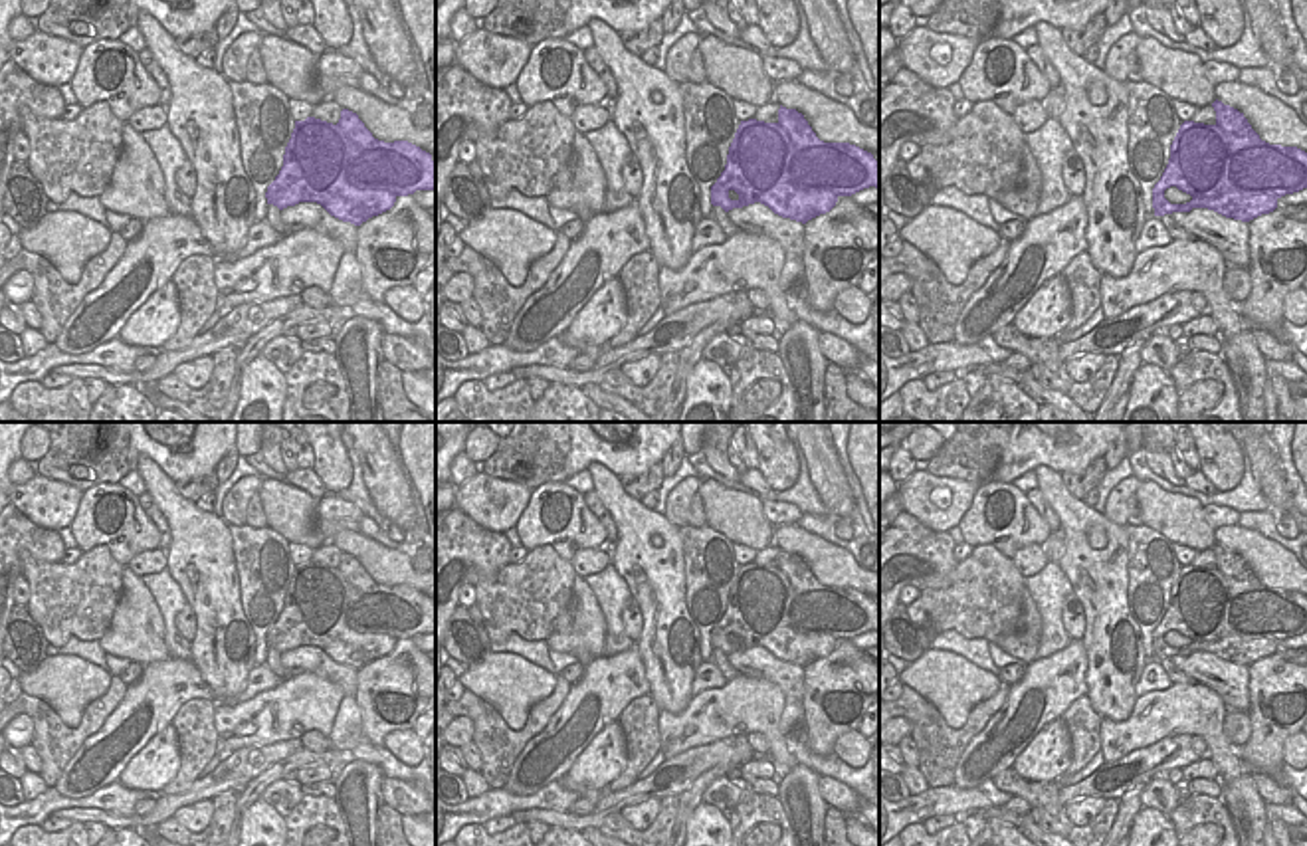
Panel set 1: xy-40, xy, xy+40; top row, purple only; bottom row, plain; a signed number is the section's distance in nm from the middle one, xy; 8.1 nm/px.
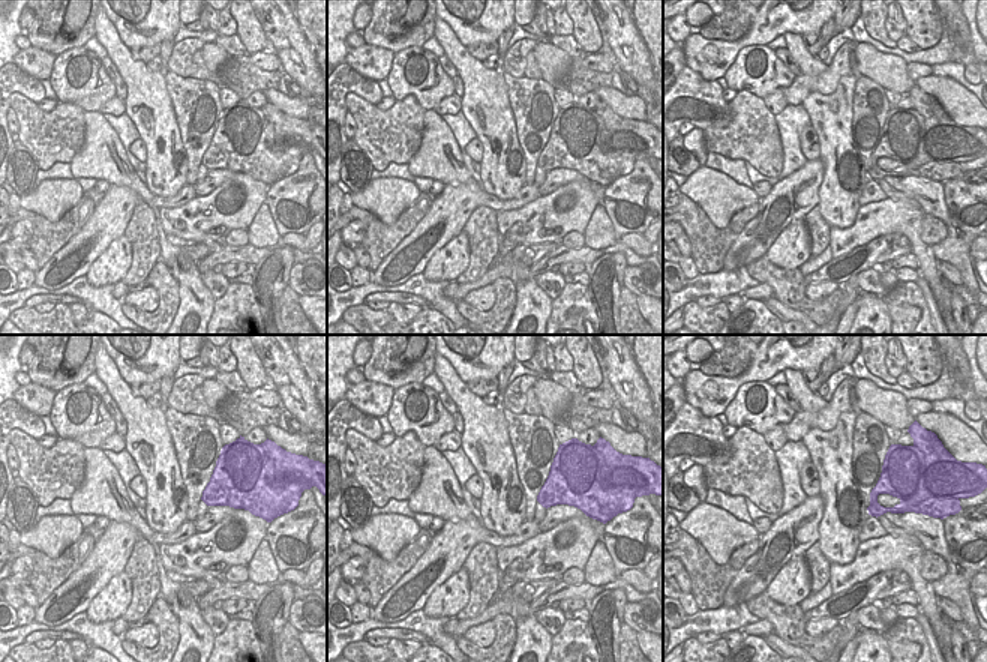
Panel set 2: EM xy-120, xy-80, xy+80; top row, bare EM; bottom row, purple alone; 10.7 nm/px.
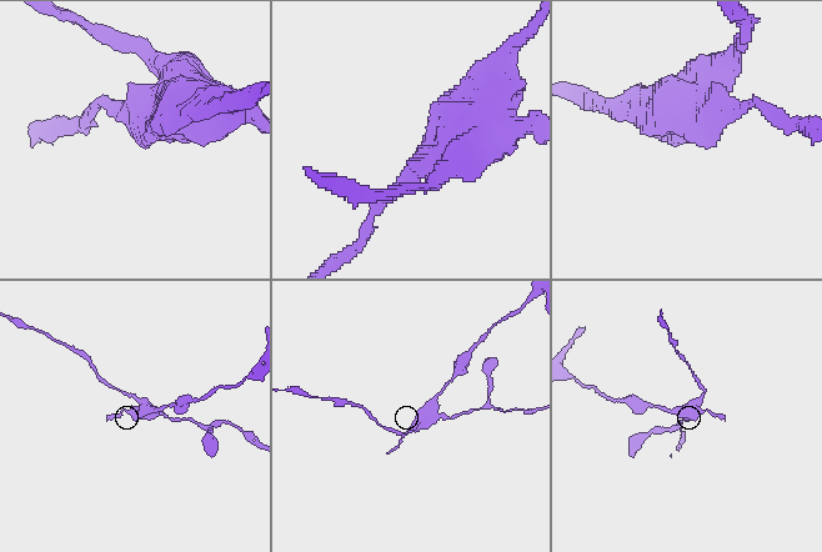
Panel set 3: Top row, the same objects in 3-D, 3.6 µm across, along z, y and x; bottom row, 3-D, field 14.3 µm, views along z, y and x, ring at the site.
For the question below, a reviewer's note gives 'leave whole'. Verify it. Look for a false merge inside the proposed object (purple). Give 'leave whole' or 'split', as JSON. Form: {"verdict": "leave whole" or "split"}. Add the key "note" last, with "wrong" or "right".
{"verdict": "split", "note": "wrong"}

